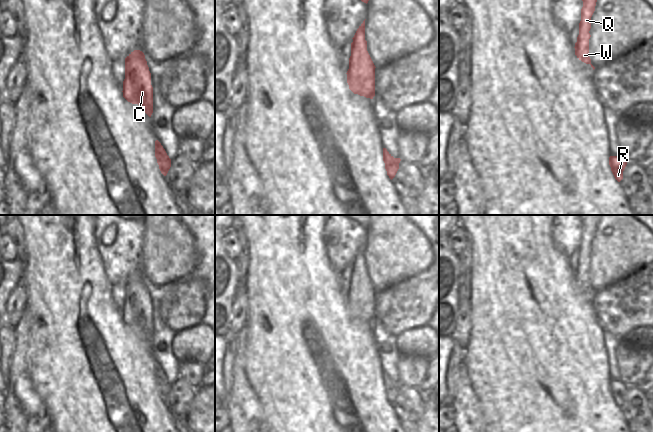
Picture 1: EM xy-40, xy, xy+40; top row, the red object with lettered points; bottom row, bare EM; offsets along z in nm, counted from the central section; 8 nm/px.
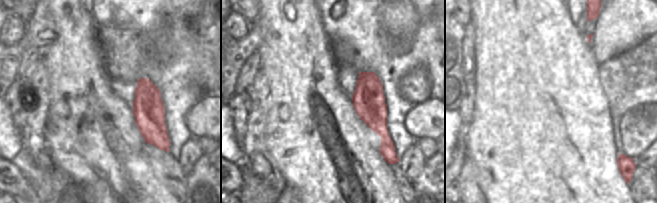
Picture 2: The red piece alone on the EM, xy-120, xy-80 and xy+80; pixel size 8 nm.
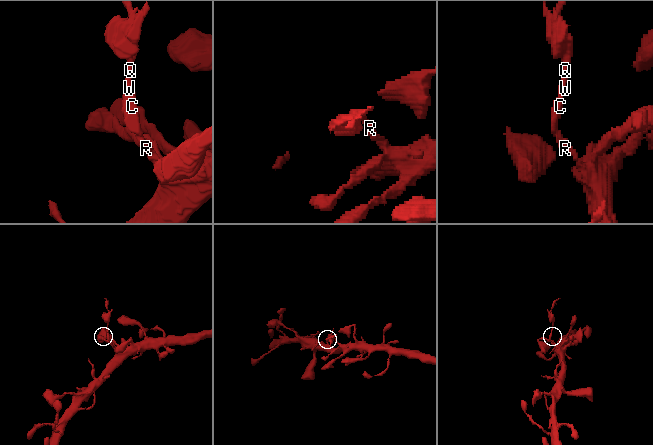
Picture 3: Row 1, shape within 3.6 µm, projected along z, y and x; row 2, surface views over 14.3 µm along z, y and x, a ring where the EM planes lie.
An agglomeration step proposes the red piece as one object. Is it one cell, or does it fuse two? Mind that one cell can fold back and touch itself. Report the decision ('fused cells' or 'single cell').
fused cells

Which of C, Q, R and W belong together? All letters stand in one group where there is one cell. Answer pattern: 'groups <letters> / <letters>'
groups C R W / Q

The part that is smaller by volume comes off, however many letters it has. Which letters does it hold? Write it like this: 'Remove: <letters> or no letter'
Remove: Q

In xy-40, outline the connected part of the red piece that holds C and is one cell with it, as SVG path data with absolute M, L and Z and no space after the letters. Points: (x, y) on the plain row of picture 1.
M134 274L125 282L125 303L123 321L132 328L138 328L151 341L153 337L153 311L151 297L140 274Z

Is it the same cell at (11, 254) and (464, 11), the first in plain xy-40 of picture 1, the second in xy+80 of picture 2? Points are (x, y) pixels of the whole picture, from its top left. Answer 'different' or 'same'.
same

